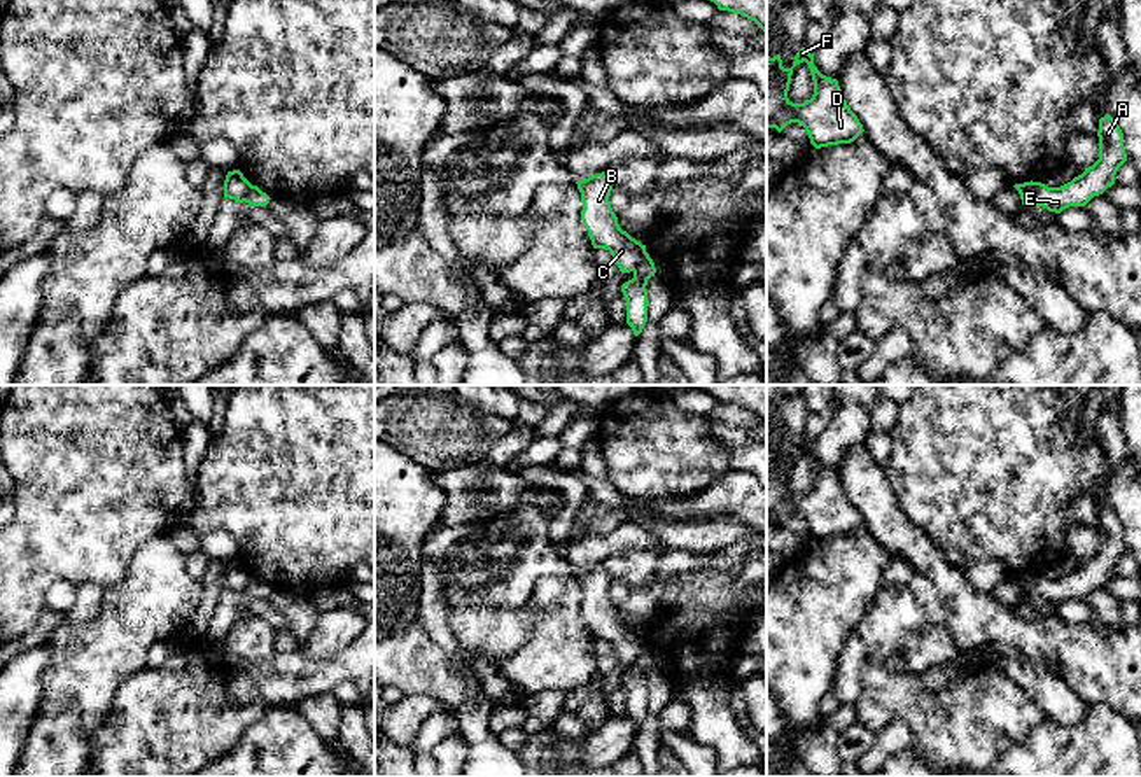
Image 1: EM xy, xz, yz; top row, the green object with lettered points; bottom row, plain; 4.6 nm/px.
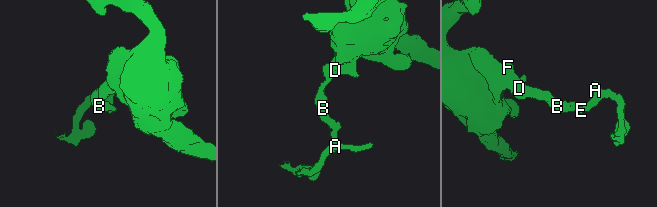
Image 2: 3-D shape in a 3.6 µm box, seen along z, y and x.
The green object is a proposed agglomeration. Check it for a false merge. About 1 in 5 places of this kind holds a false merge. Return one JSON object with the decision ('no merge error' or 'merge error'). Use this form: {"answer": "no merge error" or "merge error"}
{"answer": "merge error"}

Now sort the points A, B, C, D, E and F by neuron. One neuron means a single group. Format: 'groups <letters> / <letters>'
groups A E / B C D F

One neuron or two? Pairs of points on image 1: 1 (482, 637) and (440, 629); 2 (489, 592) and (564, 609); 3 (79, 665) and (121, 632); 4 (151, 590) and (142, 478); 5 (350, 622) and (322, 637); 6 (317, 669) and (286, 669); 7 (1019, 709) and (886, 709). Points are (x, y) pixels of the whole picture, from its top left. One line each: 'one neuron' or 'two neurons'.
1: two neurons
2: two neurons
3: one neuron
4: two neurons
5: one neuron
6: one neuron
7: one neuron

